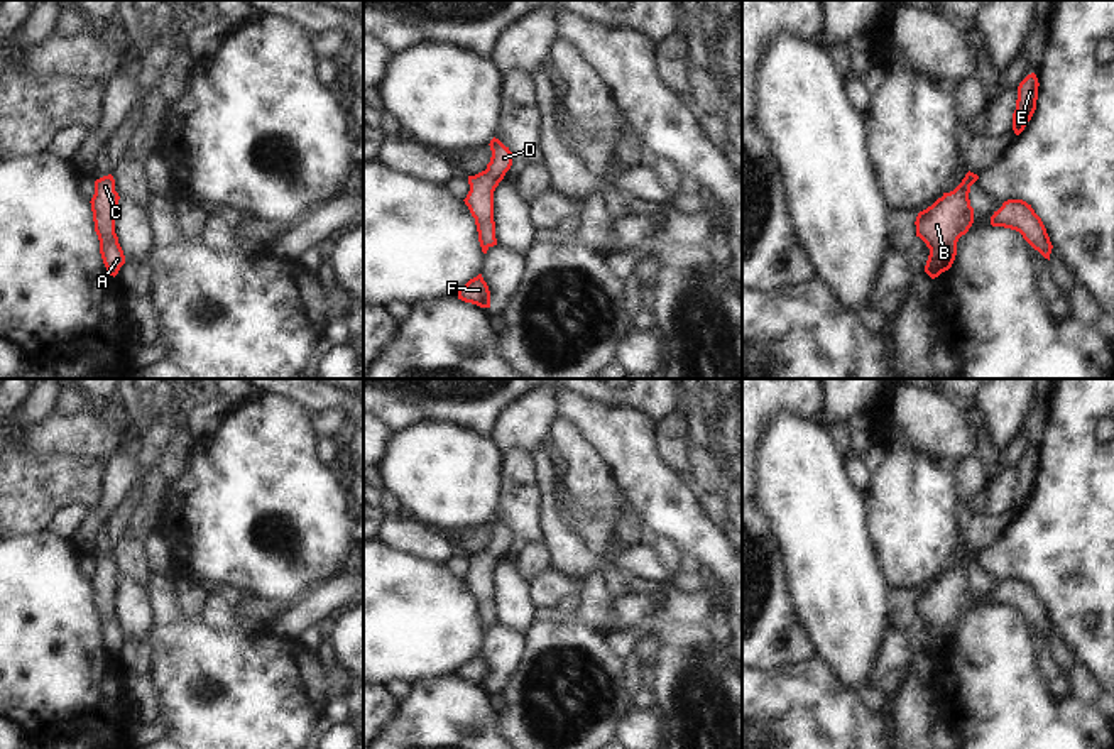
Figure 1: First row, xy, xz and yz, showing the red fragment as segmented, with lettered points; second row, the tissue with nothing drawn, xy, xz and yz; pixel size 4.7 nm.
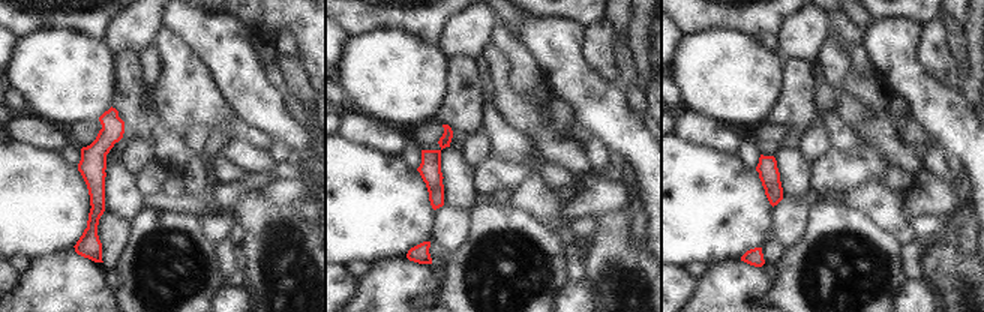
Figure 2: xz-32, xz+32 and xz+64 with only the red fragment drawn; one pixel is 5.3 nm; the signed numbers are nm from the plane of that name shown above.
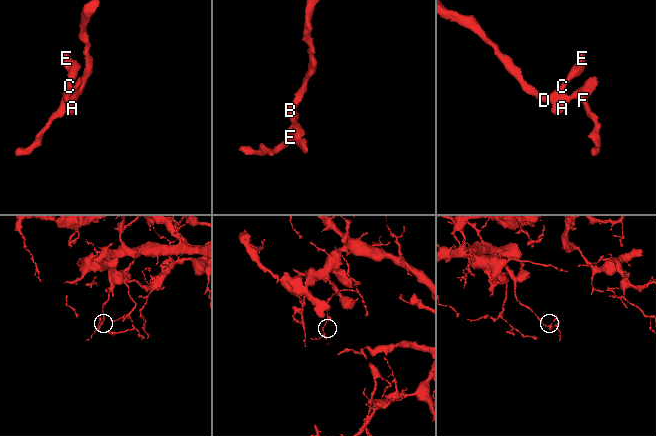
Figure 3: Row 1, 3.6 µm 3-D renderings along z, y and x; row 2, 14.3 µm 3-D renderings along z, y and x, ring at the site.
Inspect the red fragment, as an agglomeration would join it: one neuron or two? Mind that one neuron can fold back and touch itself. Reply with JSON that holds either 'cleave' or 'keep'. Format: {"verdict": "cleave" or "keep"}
{"verdict": "keep"}

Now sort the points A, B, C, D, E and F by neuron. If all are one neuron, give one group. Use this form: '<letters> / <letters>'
A B C D E F

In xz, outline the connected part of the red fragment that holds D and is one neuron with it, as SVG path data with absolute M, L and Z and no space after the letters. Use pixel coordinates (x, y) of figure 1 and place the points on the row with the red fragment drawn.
M499 139L490 140L492 157L487 169L468 176L470 191L463 200L475 218L482 252L497 245L494 221L494 191L512 166L512 152Z

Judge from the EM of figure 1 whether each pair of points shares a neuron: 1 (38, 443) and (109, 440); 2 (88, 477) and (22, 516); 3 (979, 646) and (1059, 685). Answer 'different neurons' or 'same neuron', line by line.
1: same neuron
2: same neuron
3: different neurons

